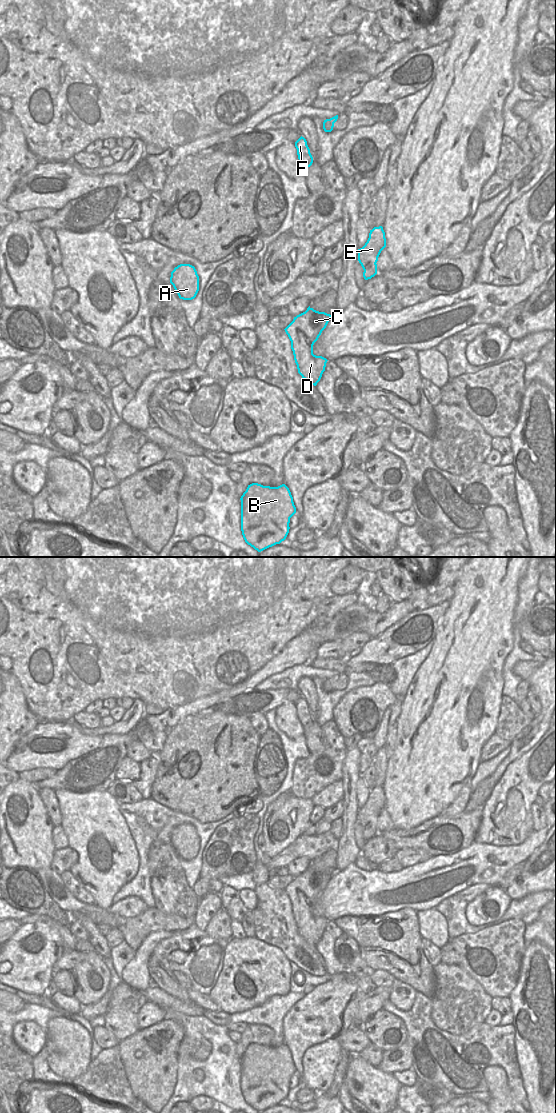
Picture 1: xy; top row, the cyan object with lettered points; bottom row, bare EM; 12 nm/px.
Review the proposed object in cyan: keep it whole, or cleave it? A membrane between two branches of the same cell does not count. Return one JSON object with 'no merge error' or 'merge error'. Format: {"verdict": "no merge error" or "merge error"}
{"verdict": "merge error"}

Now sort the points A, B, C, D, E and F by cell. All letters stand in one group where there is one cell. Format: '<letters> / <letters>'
A B C D / E F

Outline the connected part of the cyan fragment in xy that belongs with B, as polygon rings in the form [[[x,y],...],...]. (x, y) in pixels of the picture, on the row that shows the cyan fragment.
[[[252,483],[248,485],[240,500],[241,531],[248,545],[261,552],[286,539],[290,529],[290,518],[296,513],[296,507],[291,492],[285,484],[270,487]]]

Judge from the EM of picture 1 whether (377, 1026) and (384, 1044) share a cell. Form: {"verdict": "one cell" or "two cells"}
{"verdict": "one cell"}

